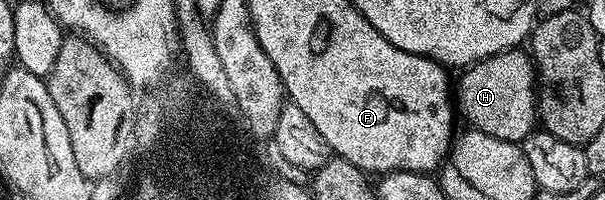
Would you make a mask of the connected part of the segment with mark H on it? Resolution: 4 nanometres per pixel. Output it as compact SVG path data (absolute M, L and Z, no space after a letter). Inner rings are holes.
M515 48L513 50L505 50L496 56L475 62L473 66L463 69L461 74L462 79L460 79L459 82L457 79L456 82L456 110L461 117L463 114L463 116L470 121L467 123L469 123L473 129L479 130L480 132L488 132L488 136L496 136L500 140L508 140L509 142L516 142L519 144L522 144L530 134L535 132L536 123L538 122L538 104L536 101L536 71L531 55L527 53L525 49Z

